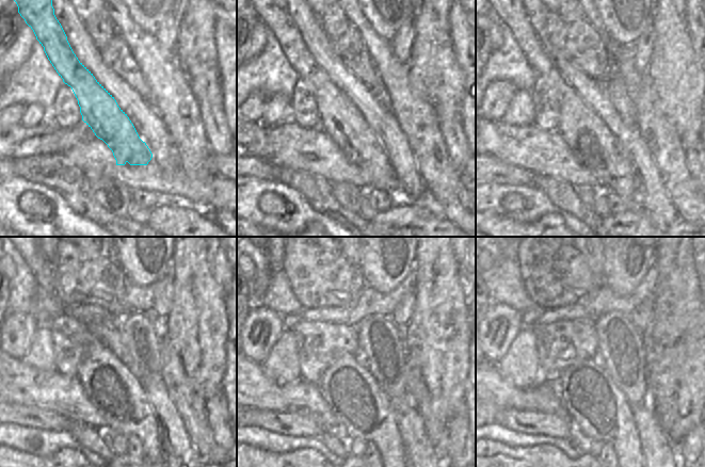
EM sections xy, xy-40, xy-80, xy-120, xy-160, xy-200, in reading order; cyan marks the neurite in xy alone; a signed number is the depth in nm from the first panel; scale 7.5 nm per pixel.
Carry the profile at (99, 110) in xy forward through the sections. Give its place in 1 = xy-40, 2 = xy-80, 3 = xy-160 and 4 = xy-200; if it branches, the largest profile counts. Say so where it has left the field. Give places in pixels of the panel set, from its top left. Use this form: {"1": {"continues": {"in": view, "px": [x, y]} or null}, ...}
{"1": {"continues": {"in": "xy-40", "px": [341, 121]}}, "2": {"continues": {"in": "xy-80", "px": [594, 147]}}, "3": {"continues": {"in": "xy-160", "px": [363, 409]}}, "4": {"continues": {"in": "xy-200", "px": [598, 408]}}}

